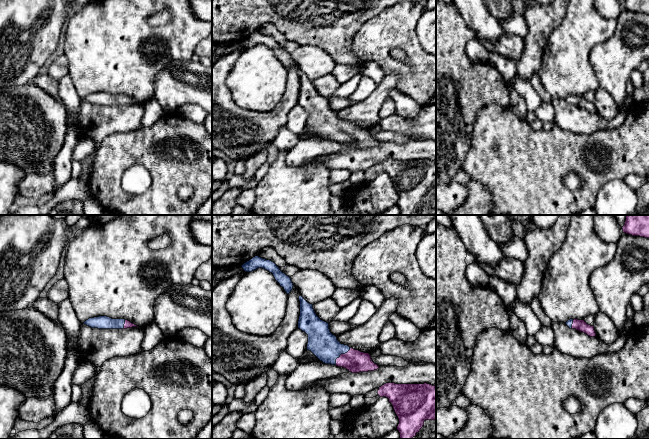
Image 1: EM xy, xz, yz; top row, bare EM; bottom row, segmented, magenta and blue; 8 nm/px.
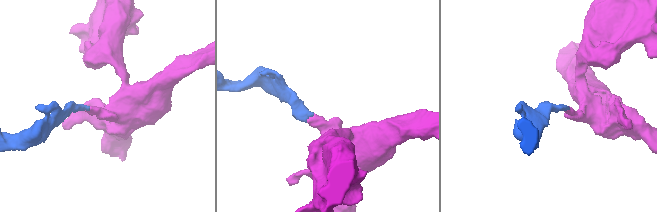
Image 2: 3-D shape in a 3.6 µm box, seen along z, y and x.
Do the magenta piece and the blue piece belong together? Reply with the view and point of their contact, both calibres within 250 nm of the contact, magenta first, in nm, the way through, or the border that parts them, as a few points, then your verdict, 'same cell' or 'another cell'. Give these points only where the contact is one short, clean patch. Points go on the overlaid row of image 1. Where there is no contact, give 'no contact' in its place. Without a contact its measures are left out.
contact xz (340, 355); calibres 180 and 220 nm; way xz (355, 361), (340, 355), (330, 351), (322, 343); same cell

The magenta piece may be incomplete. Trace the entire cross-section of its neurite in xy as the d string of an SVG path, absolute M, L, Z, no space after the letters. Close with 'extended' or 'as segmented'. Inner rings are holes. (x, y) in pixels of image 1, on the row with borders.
M99 316L89 318L83 324L98 329L127 329L132 327L139 327L125 319L112 319L107 316Z | extended

